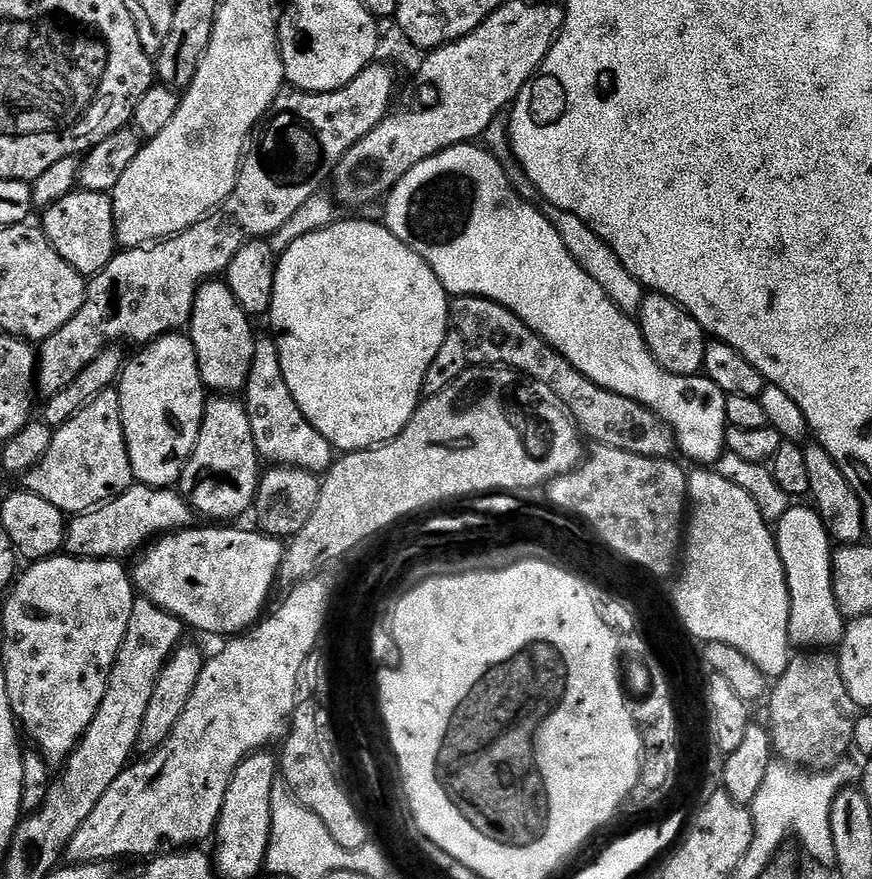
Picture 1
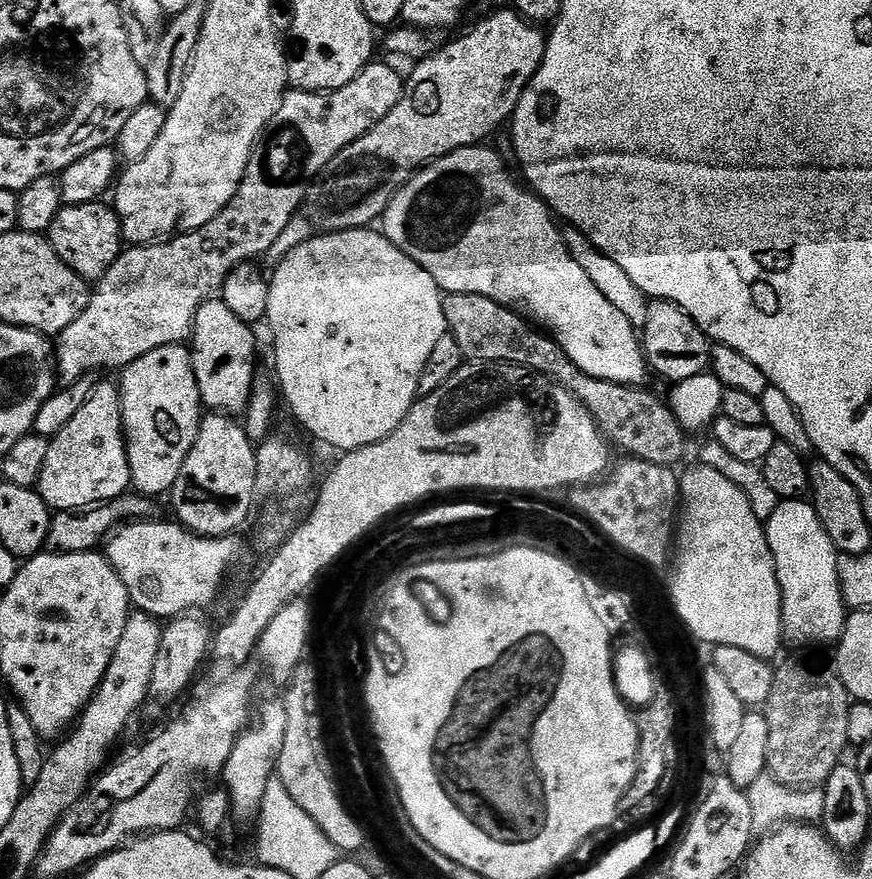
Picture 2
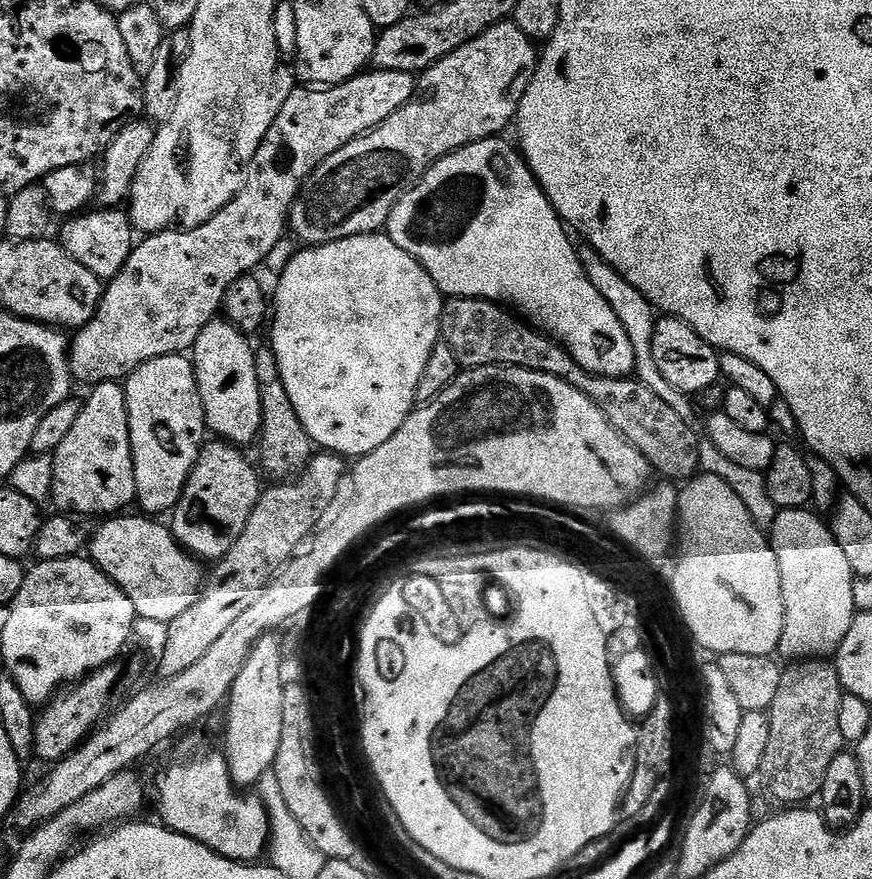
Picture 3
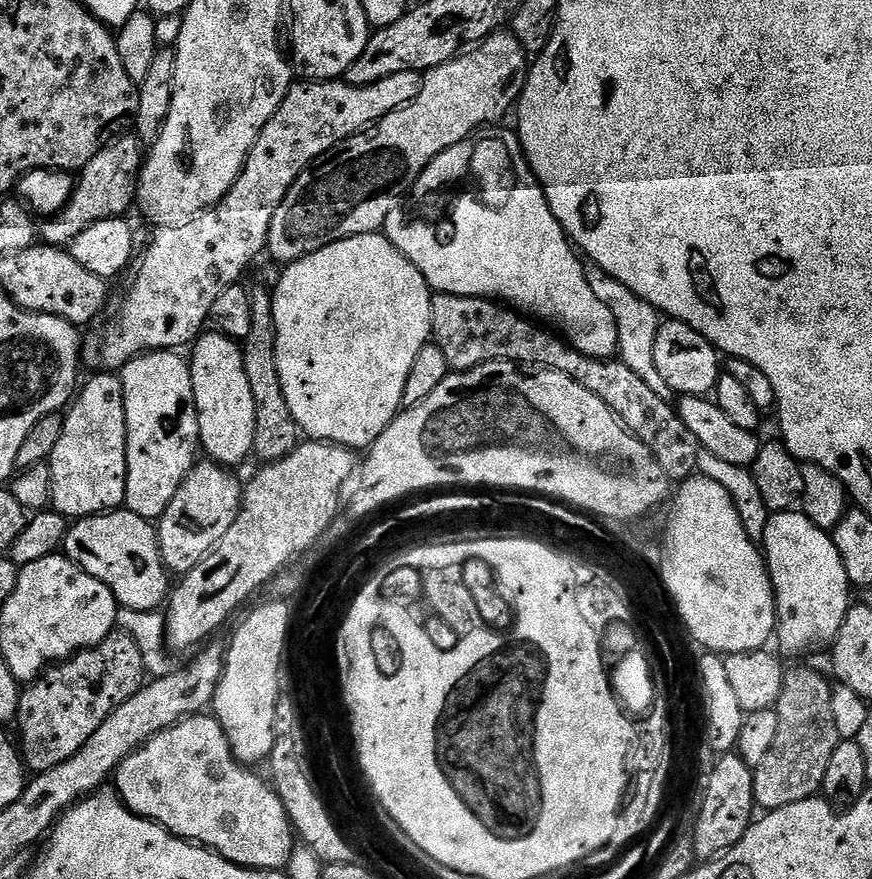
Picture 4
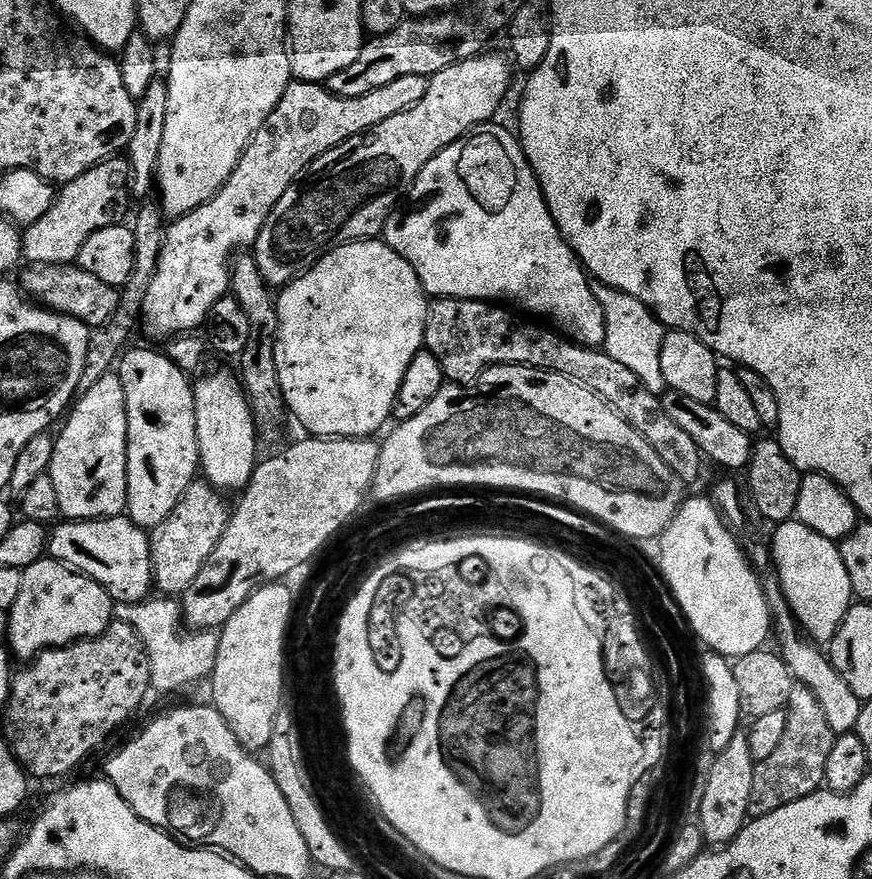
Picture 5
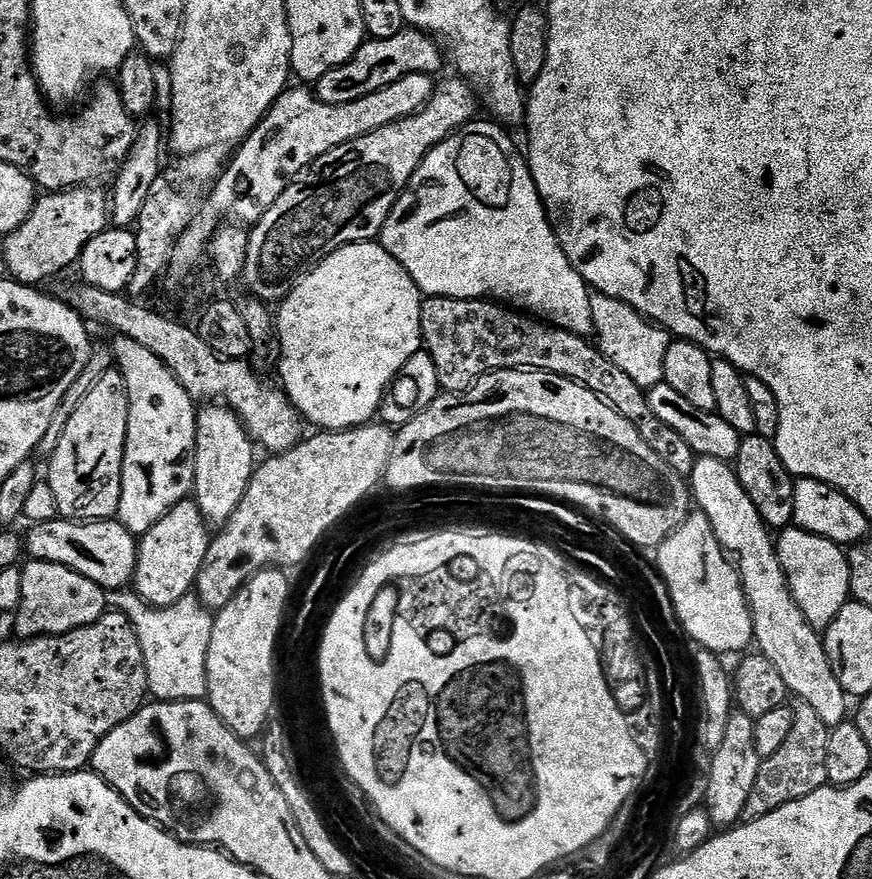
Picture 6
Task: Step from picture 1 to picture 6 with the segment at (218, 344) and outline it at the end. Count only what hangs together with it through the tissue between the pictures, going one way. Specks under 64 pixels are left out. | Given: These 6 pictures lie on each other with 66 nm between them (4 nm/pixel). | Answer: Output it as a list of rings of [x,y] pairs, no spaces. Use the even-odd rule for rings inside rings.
[[[212,404],[197,411],[194,499],[211,525],[227,524],[234,510],[238,510],[238,502],[242,502],[246,486],[250,486],[250,478],[258,464],[255,451],[252,437],[230,408]]]

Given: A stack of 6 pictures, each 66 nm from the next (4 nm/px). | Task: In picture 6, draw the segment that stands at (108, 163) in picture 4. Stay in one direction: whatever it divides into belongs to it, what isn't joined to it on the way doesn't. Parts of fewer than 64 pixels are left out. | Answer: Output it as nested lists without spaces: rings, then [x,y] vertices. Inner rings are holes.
[[[81,186],[41,195],[30,218],[3,241],[2,254],[6,258],[8,276],[20,284],[40,286],[43,280],[66,271],[71,264],[73,267],[86,242],[110,226],[110,200],[98,189],[96,186]]]

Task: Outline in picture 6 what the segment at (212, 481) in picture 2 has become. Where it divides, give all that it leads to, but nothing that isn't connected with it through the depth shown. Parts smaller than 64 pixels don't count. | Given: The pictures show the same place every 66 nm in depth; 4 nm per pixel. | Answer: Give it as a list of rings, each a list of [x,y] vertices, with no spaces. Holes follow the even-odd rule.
[[[189,498],[178,502],[146,535],[139,537],[138,558],[134,591],[141,599],[154,608],[174,606],[183,595],[191,593],[196,587],[196,579],[206,562],[208,547],[212,545],[213,533],[209,520]]]

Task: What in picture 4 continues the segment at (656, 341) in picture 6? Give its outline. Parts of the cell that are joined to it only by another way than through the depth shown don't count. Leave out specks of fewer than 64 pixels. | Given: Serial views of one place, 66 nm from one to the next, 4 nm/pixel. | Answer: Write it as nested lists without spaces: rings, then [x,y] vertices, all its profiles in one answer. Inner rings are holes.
[[[585,263],[584,273],[586,282],[590,282],[590,290],[594,290],[594,298],[598,298],[598,302],[605,304],[606,310],[614,314],[614,326],[618,332],[618,359],[630,366],[630,370],[634,370],[634,374],[638,374],[638,378],[642,378],[642,382],[646,382],[646,386],[650,386],[650,390],[658,394],[658,398],[671,401],[674,393],[670,386],[666,386],[662,374],[658,374],[658,366],[654,362],[654,338],[658,338],[661,313],[653,304],[638,299],[629,288],[622,286],[618,278],[610,278],[610,274],[606,274],[606,270],[602,270],[597,264]]]

